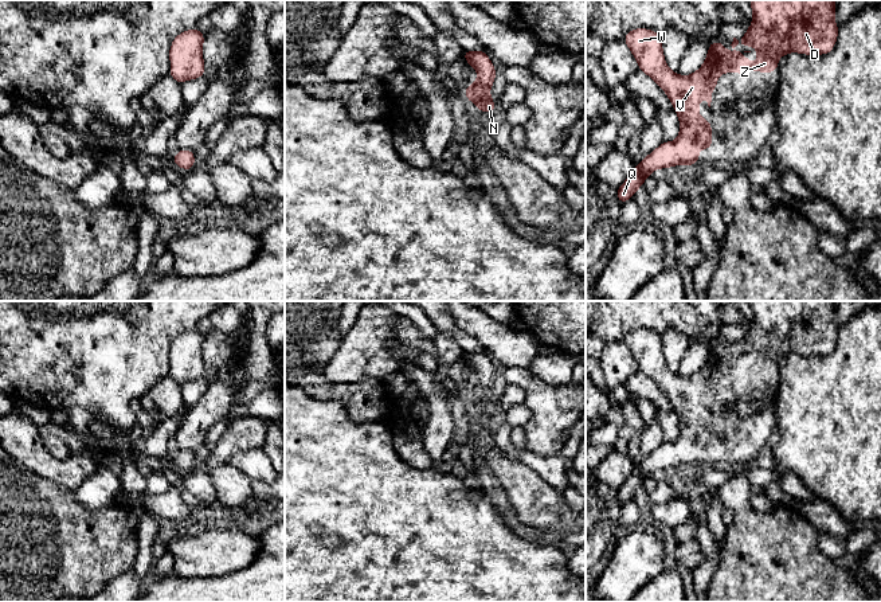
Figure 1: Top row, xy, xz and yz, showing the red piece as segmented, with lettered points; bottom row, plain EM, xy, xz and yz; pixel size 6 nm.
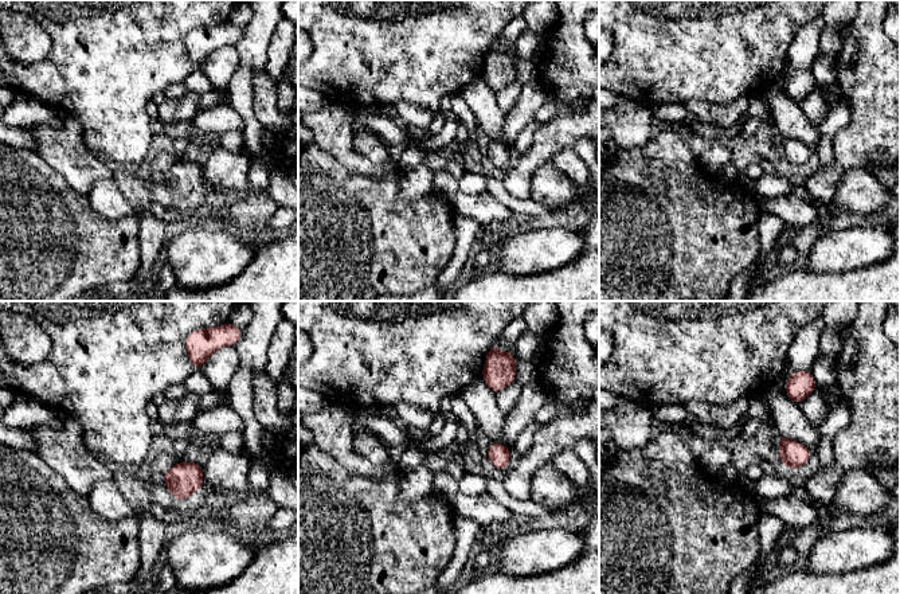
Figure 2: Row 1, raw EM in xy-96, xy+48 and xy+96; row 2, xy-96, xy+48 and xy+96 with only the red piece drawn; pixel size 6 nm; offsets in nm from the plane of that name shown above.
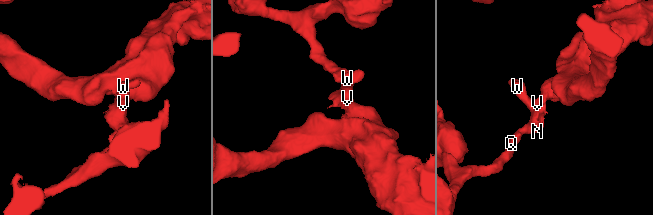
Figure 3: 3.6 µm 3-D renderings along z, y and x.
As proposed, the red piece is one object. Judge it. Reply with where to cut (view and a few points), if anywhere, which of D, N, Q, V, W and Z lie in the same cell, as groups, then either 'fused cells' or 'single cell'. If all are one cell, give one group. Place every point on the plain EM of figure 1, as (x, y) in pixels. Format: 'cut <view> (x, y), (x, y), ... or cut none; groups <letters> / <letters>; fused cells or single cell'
cut none; groups D N Q V W Z; single cell

